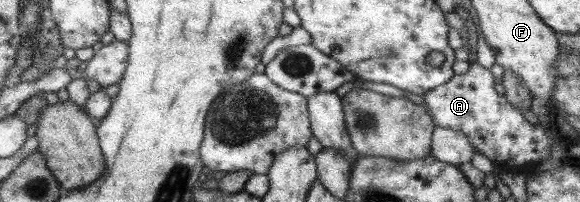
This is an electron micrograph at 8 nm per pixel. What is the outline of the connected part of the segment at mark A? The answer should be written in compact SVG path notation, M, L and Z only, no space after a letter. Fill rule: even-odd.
M476 61L469 64L464 75L453 75L445 85L430 89L420 98L434 126L461 131L474 151L485 155L498 167L501 164L539 164L550 155L550 138L560 137L552 127L546 129L540 123L530 124L524 120L507 103L506 97L495 92L494 78L488 68L482 67Z

